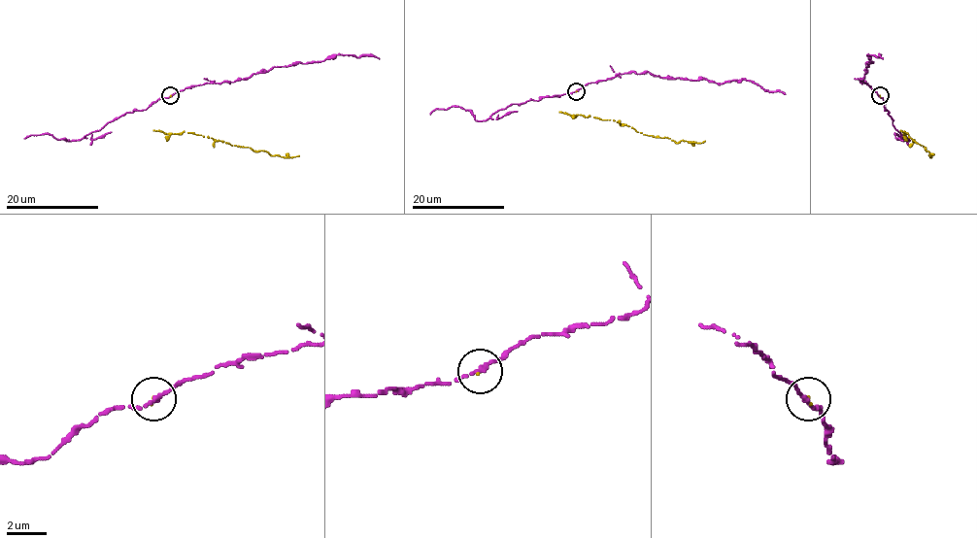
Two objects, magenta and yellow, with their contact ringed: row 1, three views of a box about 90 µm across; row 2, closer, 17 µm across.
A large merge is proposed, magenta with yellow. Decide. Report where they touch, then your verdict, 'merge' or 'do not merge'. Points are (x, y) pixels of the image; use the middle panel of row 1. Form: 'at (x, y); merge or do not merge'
at (576, 91); merge

